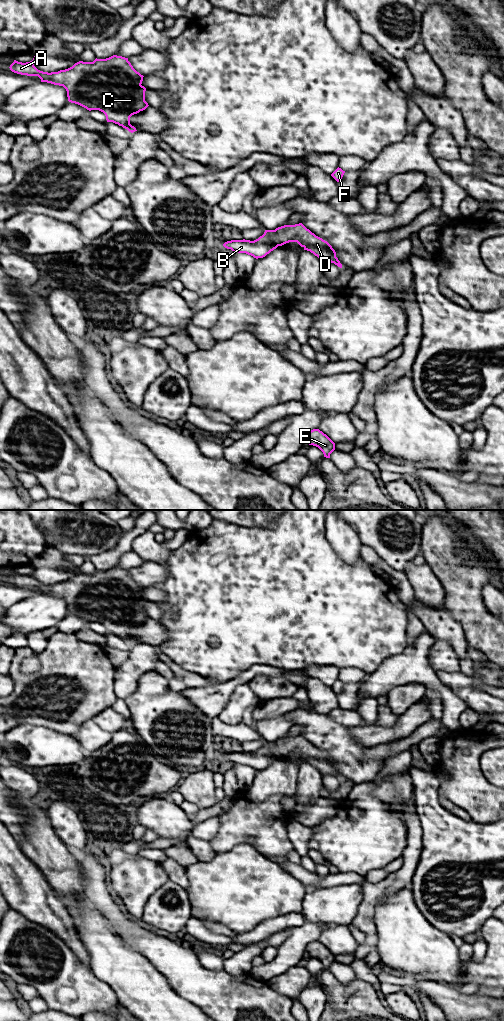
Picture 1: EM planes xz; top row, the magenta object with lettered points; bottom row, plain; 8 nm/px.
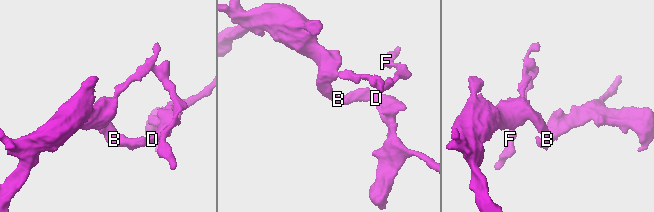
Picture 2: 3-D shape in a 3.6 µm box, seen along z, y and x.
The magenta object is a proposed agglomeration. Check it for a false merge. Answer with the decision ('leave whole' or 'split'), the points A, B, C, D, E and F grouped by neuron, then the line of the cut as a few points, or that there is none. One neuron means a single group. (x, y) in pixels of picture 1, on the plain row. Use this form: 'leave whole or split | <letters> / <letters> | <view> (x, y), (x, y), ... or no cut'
leave whole | A B C D E F | no cut

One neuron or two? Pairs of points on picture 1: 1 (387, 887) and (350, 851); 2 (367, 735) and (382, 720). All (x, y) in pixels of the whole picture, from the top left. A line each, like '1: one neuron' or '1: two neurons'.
1: two neurons
2: two neurons

